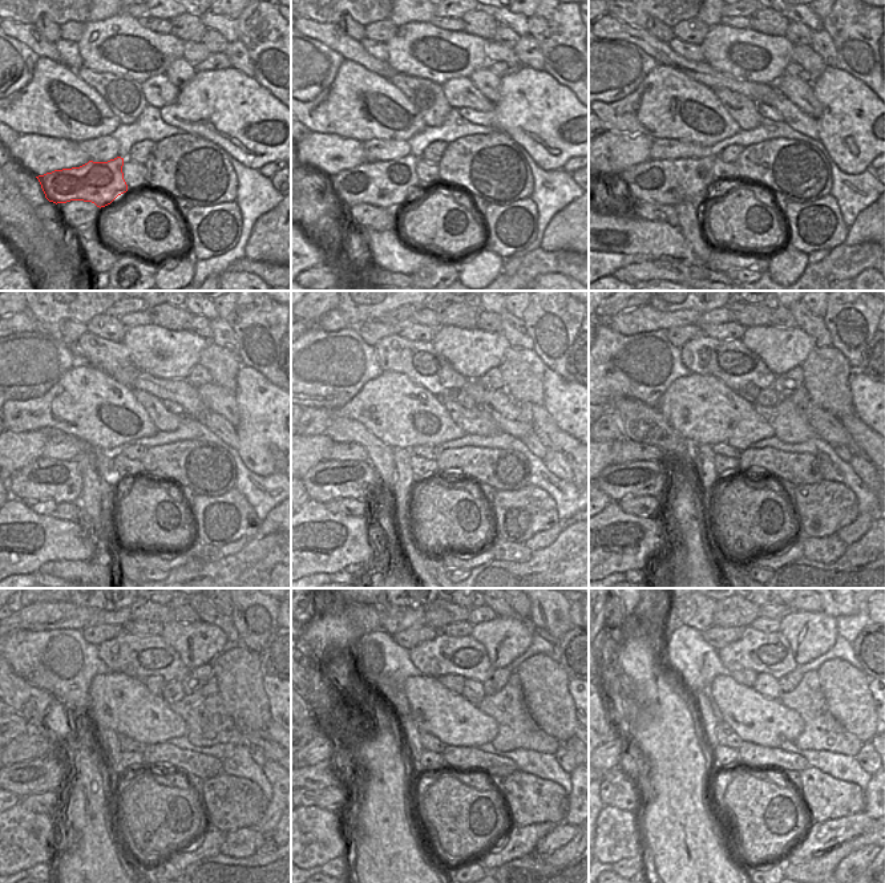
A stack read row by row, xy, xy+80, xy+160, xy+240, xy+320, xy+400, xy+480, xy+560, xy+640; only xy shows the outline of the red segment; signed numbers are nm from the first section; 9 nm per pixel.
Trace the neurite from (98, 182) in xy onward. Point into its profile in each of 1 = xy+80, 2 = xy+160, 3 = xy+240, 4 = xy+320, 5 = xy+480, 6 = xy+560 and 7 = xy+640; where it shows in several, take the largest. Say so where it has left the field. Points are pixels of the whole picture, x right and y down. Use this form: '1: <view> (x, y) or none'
1: xy+80 (388, 185)
2: xy+160 (670, 182)
3: xy+240 (44, 478)
4: xy+320 (328, 480)
5: xy+480 (39, 776)
6: xy+560 (322, 774)
7: xy+640 (615, 774)

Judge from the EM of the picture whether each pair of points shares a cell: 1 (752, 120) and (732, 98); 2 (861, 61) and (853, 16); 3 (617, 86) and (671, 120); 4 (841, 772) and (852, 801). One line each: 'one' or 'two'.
1: one
2: one
3: two
4: two

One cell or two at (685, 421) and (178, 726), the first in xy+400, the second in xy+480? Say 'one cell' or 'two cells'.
one cell

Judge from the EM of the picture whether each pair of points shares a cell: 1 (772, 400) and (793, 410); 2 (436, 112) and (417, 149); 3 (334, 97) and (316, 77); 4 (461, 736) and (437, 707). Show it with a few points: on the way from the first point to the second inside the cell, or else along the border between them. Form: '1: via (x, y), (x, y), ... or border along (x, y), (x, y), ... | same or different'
1: border along (780, 397), (774, 405), (762, 406), (756, 402) | different
2: border along (451, 108), (447, 117), (439, 125), (427, 126) | different
3: border along (343, 60), (334, 80), (314, 98), (304, 101) | different
4: via (460, 729), (444, 713) | same

